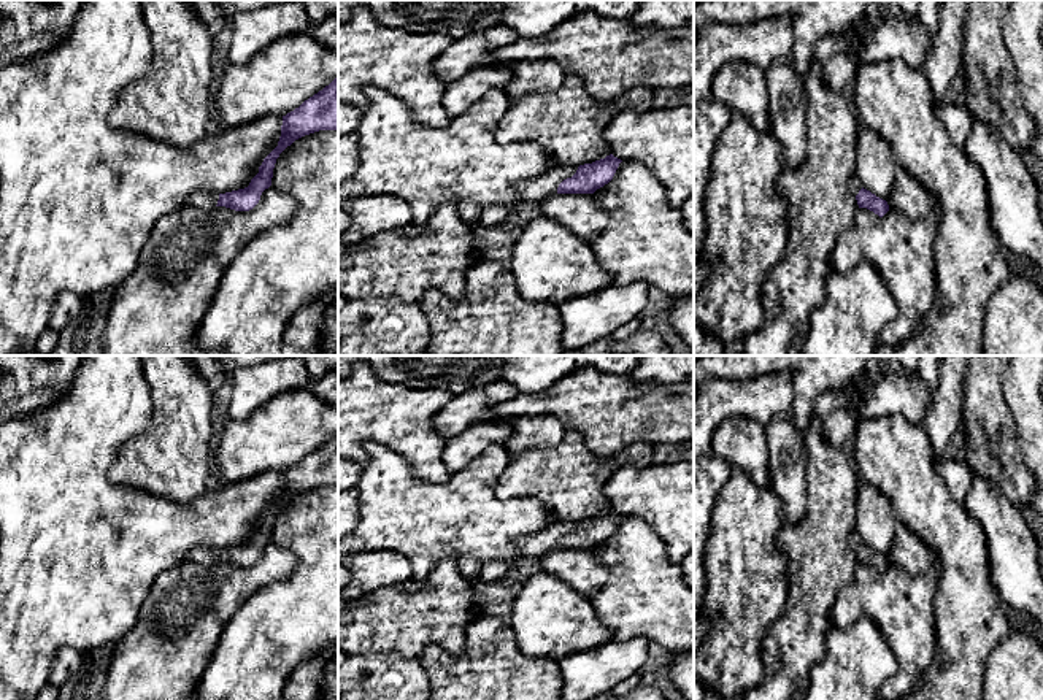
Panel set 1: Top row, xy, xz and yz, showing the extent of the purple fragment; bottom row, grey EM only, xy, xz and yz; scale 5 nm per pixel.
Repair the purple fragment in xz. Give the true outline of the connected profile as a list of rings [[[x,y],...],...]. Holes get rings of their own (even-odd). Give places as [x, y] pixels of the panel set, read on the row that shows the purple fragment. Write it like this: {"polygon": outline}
{"polygon": [[[613,154],[584,165],[557,165],[516,187],[519,203],[543,203],[556,194],[594,194],[608,184],[622,160]]]}

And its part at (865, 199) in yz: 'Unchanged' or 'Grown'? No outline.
Grown

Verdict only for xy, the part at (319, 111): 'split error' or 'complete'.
split error

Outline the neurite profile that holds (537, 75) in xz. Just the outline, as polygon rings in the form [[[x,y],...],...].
[[[511,60],[505,67],[513,76],[503,92],[513,102],[532,92],[556,90],[565,78],[562,68],[554,60]]]

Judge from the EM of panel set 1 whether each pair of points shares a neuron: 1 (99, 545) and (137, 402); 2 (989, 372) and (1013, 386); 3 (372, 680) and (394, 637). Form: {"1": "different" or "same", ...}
{"1": "same", "2": "different", "3": "different"}

